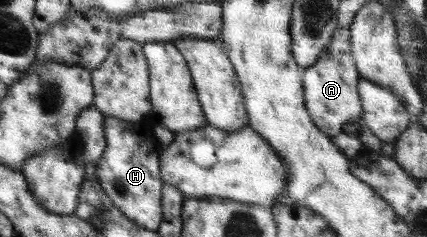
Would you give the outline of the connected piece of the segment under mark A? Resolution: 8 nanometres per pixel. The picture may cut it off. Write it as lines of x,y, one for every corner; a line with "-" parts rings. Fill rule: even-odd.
337,27
331,42
323,48
315,64
304,68
305,108
313,116
313,122
329,137
343,133
345,124
355,123
364,112
357,85
361,75
352,57
352,41
349,28

